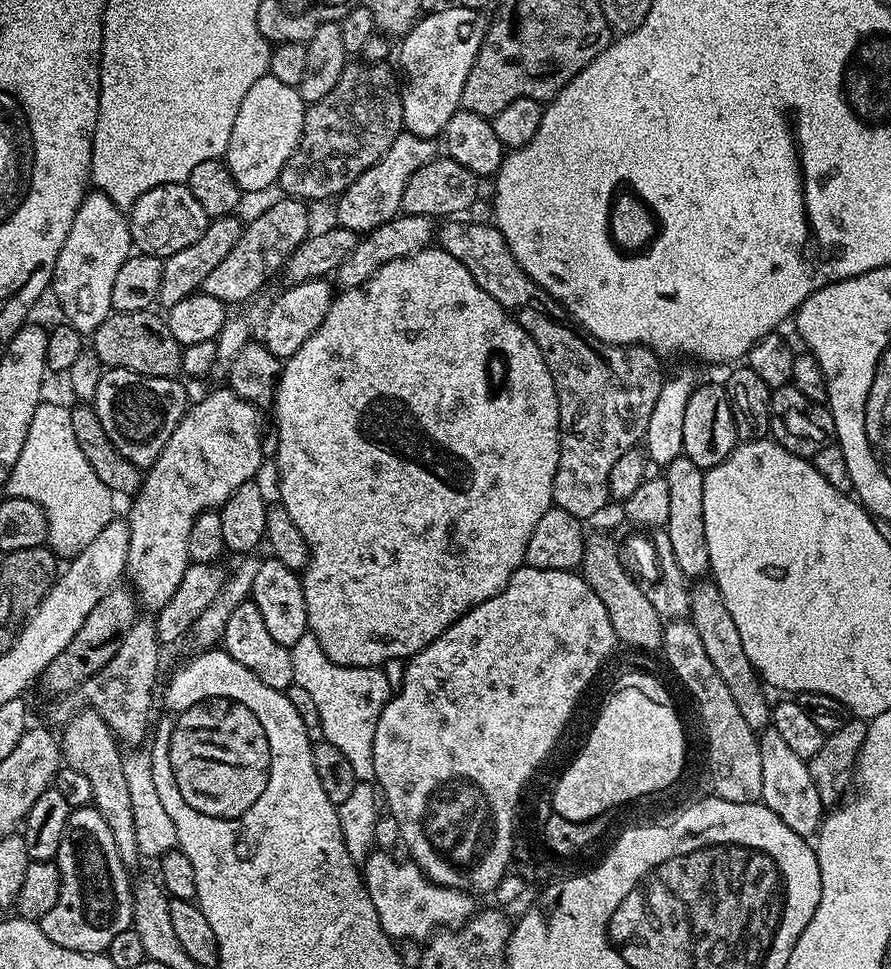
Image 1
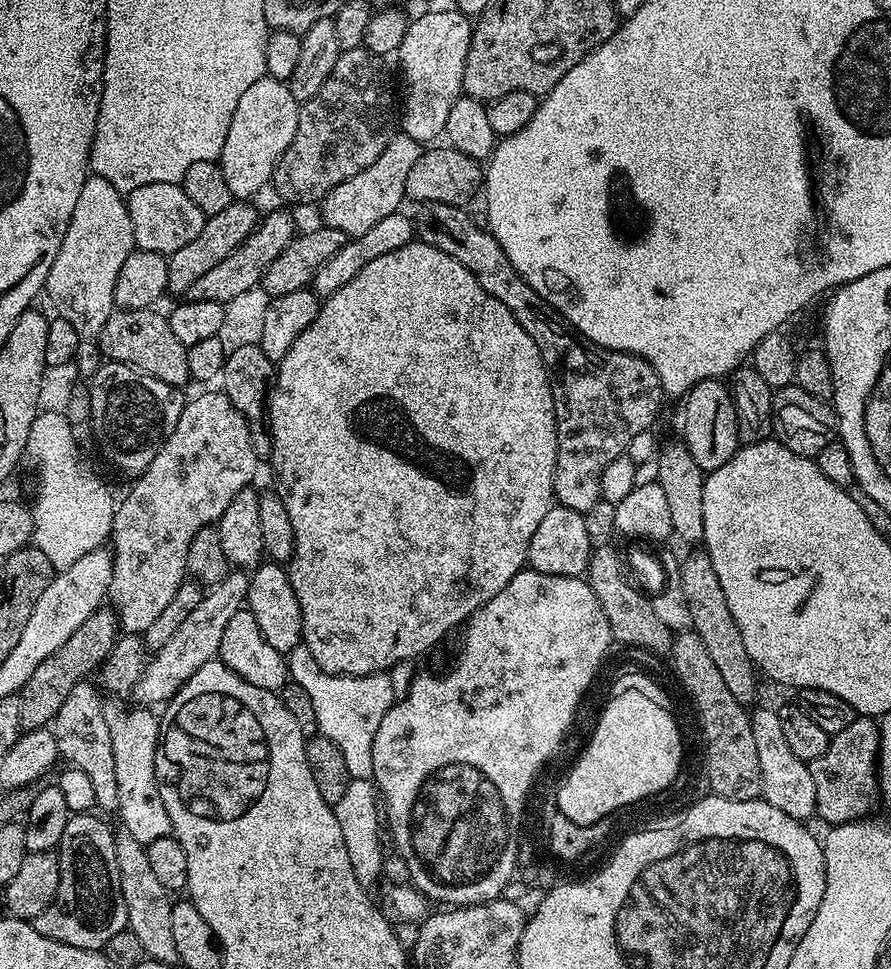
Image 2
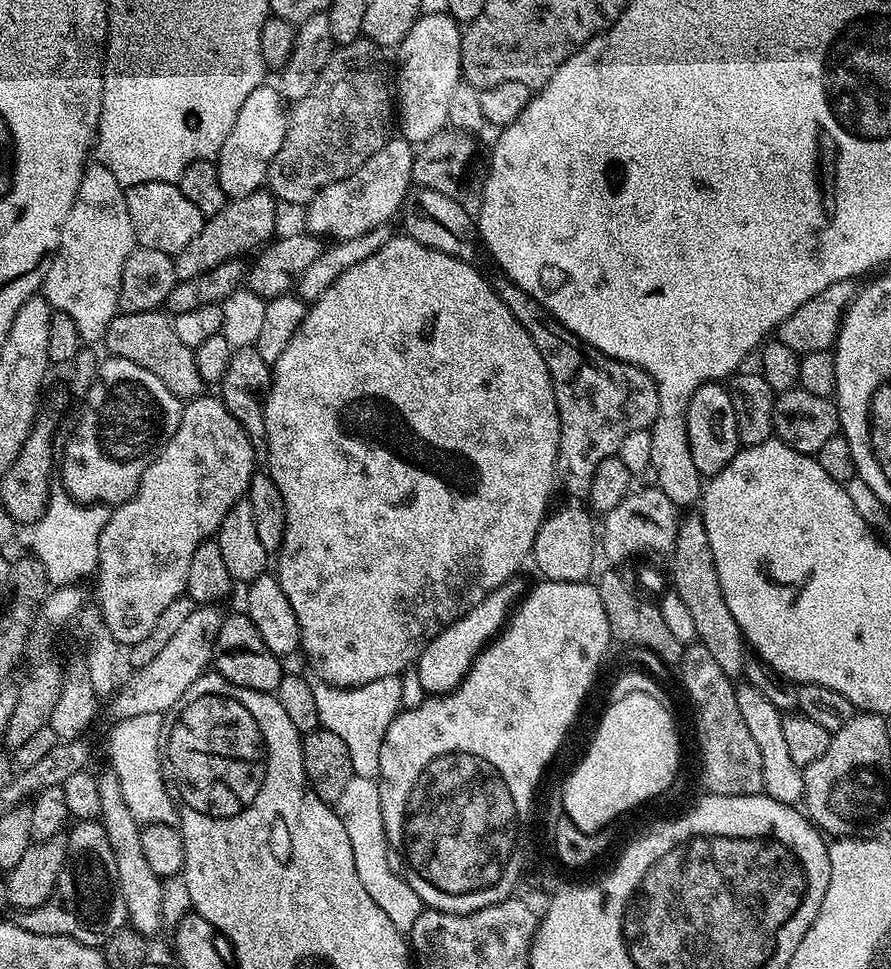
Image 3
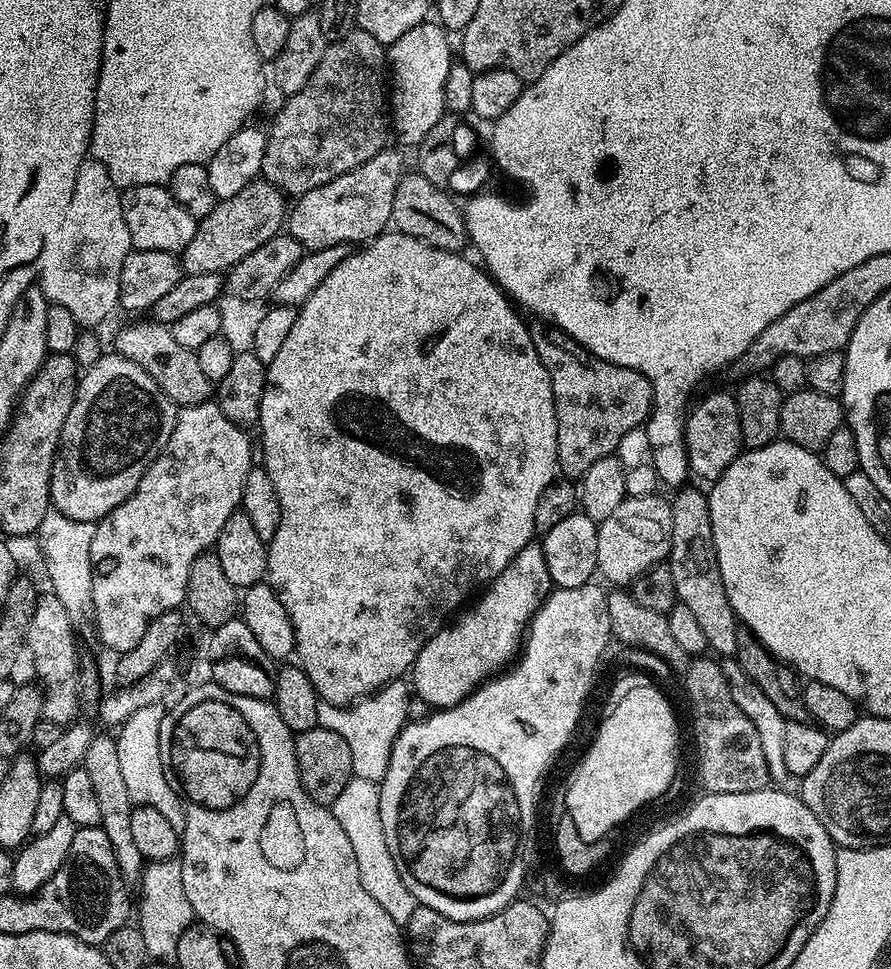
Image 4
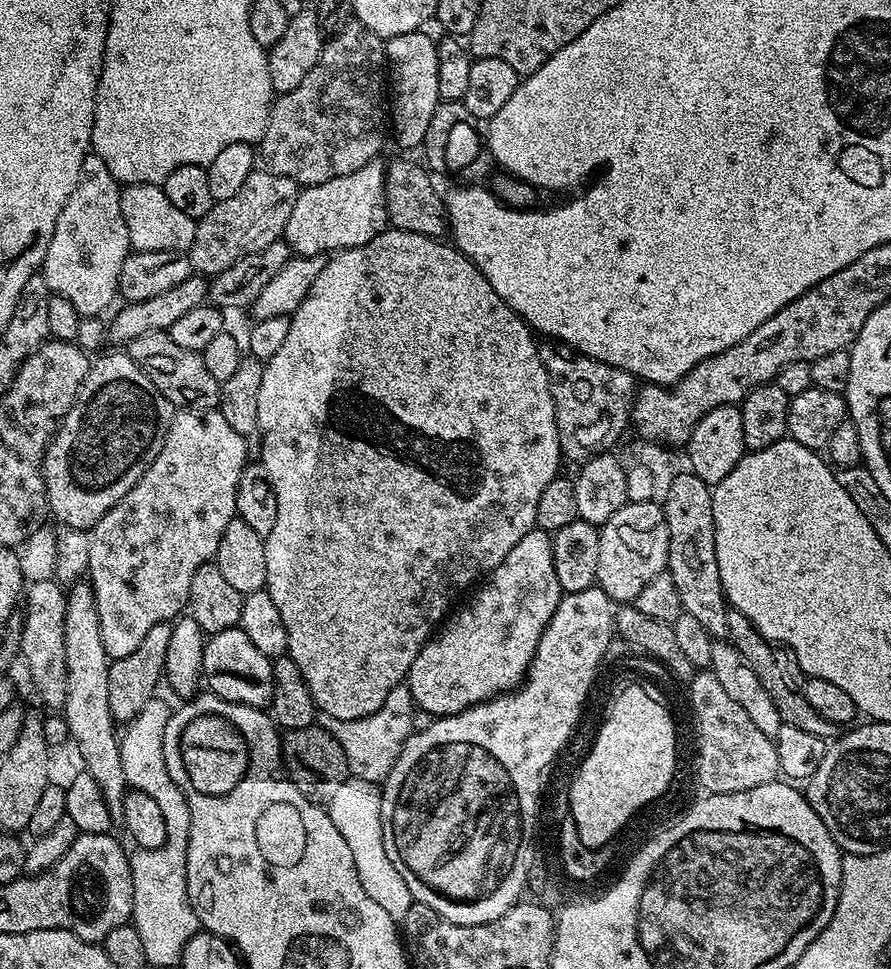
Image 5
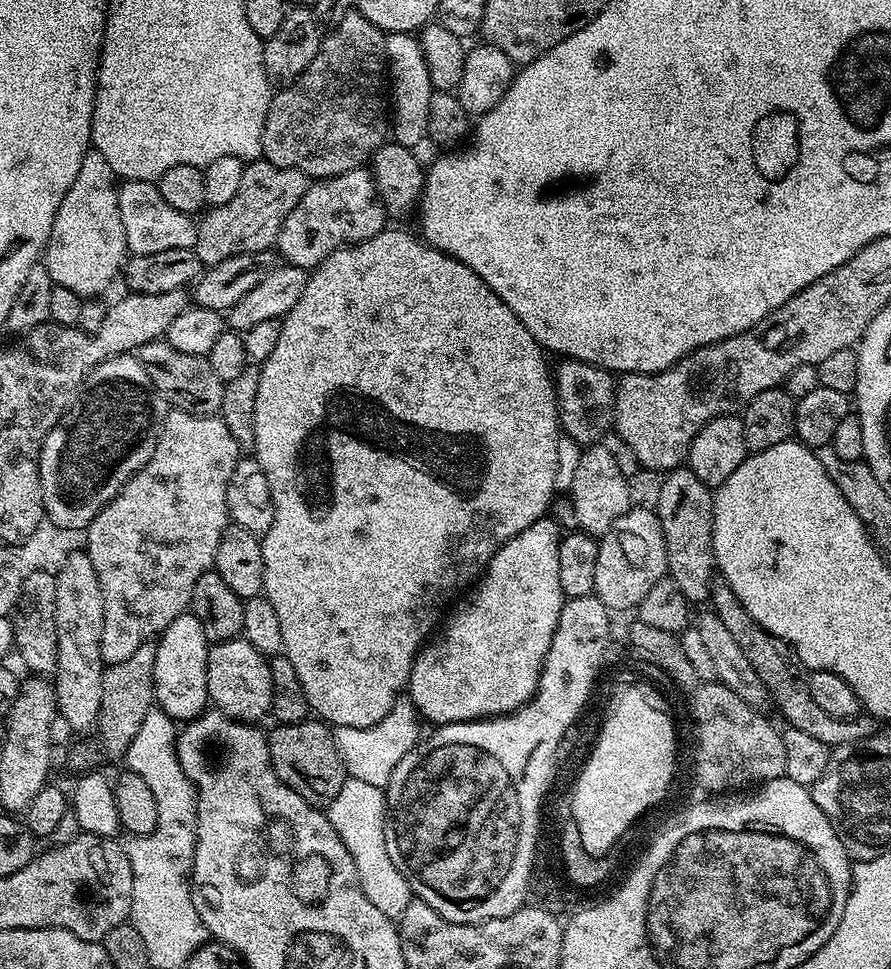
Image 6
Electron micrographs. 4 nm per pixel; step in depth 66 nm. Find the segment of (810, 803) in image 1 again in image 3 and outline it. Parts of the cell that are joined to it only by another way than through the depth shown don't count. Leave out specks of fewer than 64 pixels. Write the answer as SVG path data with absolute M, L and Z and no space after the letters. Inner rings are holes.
M747 682L736 684L736 697L738 698L738 710L742 714L742 719L746 722L750 734L754 738L754 743L758 746L758 751L762 753L763 795L774 798L783 804L799 805L804 799L804 773L802 769L790 759L790 753L786 747L784 731L782 731L781 709L776 708L774 702L770 702L770 698L766 698L766 694L762 694L762 690L758 690L755 686Z

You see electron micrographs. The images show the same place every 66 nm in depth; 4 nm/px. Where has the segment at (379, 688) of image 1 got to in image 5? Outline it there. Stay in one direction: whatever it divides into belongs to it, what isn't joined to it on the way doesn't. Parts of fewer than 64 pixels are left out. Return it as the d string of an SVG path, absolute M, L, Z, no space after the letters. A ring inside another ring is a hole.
M402 683L394 686L394 690L386 694L386 702L382 702L382 706L366 718L343 720L321 715L318 724L334 737L338 746L342 746L348 771L355 779L383 785L390 770L394 770L394 762L398 762L398 754L402 754L402 746L412 737L417 727L416 716L418 717L418 712L412 692L407 683Z

